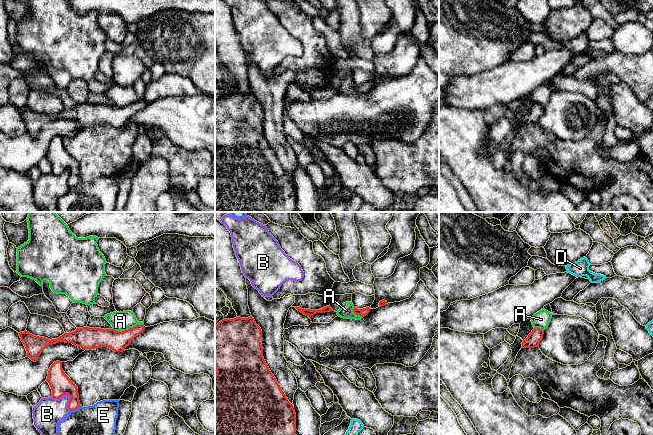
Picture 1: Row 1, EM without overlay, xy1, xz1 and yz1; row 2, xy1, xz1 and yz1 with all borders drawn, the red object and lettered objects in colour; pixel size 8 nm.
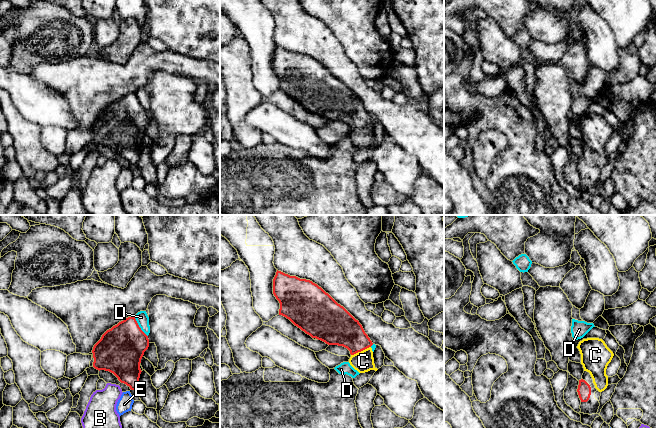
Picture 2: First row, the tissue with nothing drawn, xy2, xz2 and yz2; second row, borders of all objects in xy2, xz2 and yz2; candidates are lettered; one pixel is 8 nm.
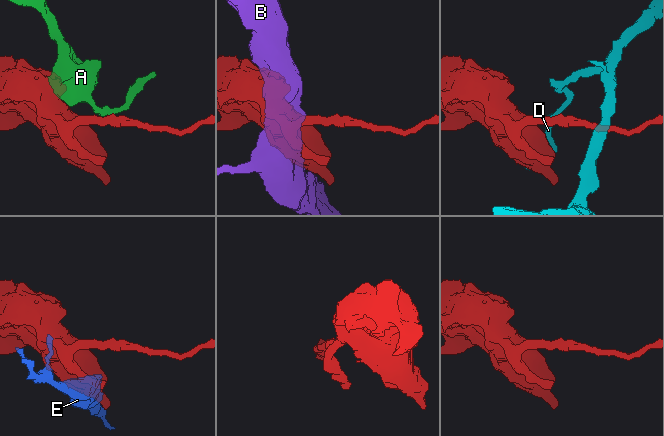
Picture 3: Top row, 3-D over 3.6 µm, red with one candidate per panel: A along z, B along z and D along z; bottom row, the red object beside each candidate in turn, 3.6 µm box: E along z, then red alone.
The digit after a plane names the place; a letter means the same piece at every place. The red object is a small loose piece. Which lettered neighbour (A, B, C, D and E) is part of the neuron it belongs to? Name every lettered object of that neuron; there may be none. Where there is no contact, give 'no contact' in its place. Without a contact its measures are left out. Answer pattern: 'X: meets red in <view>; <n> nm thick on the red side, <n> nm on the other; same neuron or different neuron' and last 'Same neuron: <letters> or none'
A: meets red in xy1; 160 nm thick on the red side, 160 nm on the other; different neuron
B: meets red in xy1; 170 nm thick on the red side, 240 nm on the other; different neuron
C: meets red in xz2; 280 nm thick on the red side, 170 nm on the other; same neuron
D: meets red in xy2; 360 nm thick on the red side, 100 nm on the other; different neuron
E: meets red in xy1; 170 nm thick on the red side, 440 nm on the other; different neuron
Same neuron: C

